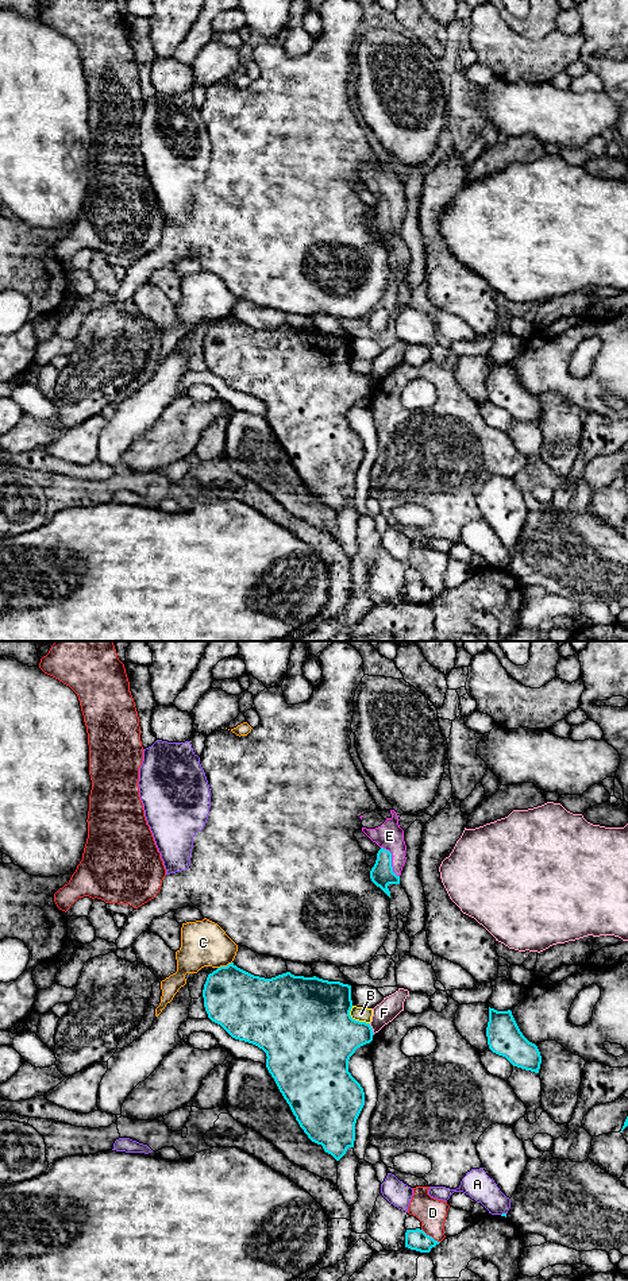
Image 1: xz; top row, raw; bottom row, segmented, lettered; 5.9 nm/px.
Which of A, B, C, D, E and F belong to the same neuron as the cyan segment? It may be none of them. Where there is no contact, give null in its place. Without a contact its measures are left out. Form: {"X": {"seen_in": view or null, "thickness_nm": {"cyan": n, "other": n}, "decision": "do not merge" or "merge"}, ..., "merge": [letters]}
{"A": {"seen_in": "xz", "thickness_nm": {"cyan": 20, "other": 170}, "decision": "do not merge"}, "B": {"seen_in": "xz", "thickness_nm": {"cyan": 480, "other": 90}, "decision": "do not merge"}, "C": {"seen_in": "xz", "thickness_nm": {"cyan": 360, "other": 280}, "decision": "do not merge"}, "D": {"seen_in": "xz", "thickness_nm": {"cyan": 130, "other": 170}, "decision": "do not merge"}, "E": {"seen_in": "xz", "thickness_nm": {"cyan": 140, "other": 160}, "decision": "merge"}, "F": {"seen_in": "xz", "thickness_nm": {"cyan": 320, "other": 130}, "decision": "do not merge"}, "merge": ["E"]}

